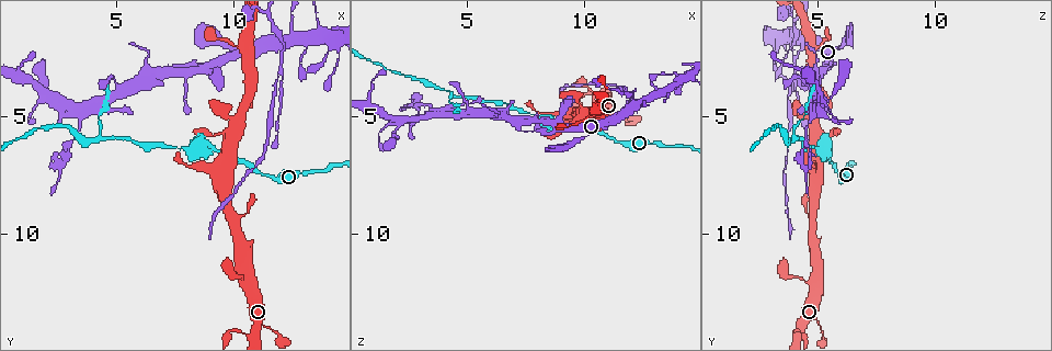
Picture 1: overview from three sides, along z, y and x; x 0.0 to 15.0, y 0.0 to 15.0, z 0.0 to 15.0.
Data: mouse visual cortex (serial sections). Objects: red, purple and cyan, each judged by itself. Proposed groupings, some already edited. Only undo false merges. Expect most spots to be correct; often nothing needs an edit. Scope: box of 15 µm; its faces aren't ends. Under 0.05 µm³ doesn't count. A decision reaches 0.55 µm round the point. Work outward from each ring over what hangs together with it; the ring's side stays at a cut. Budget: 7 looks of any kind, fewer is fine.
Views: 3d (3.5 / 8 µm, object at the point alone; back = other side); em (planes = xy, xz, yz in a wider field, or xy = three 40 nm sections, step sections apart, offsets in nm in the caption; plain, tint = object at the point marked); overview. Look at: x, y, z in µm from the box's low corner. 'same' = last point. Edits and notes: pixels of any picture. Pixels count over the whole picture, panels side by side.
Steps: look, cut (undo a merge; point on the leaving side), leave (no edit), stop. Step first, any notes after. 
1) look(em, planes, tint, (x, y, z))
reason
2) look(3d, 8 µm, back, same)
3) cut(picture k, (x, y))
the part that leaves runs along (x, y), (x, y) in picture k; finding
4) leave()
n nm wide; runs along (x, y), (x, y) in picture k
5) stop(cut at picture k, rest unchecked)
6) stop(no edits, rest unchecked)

look(3d, 3.5 µm, (8.6, 6.4, 5.4))
abrupt turn

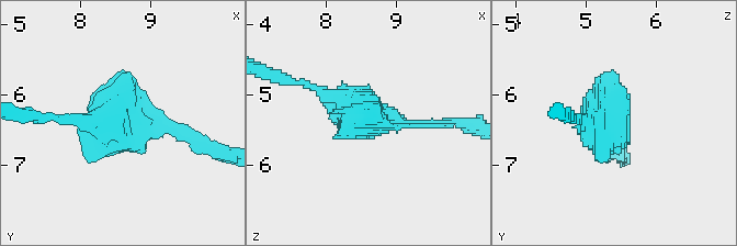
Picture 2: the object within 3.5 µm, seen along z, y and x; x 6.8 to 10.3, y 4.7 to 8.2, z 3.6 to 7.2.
look(em, xy, step 3, tint, (8.60, 6.40, 5.35))

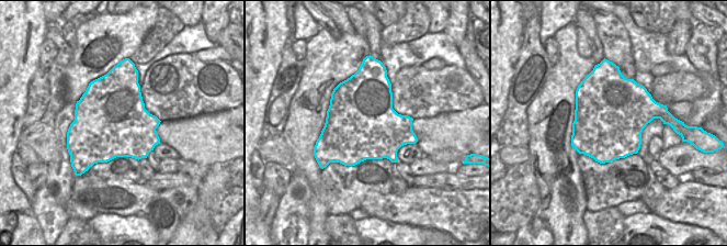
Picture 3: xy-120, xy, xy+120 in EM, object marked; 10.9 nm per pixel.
look(em, xy, step 2, tint, same)

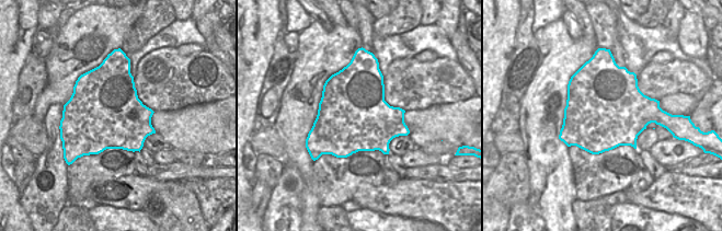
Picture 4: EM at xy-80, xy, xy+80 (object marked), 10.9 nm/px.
leave()
runs along (437, 124), (365, 119), (305, 85) in picture 2; all the same cell

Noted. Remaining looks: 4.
look(3d, 3.5 µm, (12.0, 3.0, 4.0))
side arm on a straight run

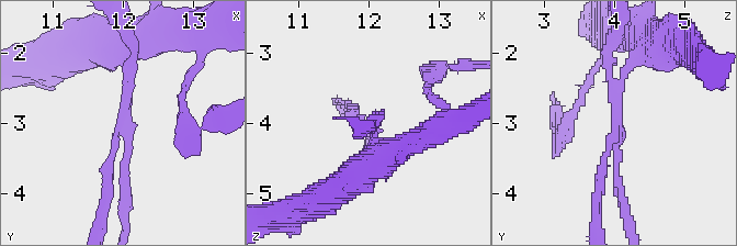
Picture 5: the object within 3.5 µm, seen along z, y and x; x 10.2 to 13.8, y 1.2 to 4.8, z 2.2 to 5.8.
look(em, planes, tint, (12.00, 3.00, 4.05))
3 arms; arms of 100, 150, 150 nm; now the EM

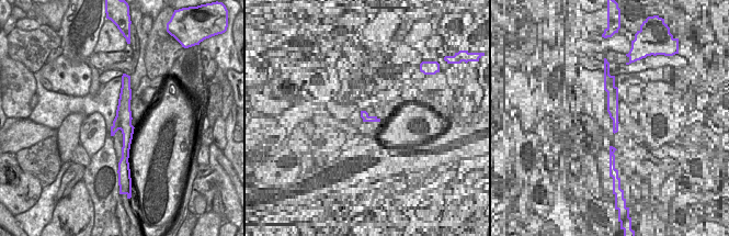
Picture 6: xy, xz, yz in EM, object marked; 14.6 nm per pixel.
cut(picture 5, (127, 134))
a second cell is stuck on

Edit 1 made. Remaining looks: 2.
look(3d, 3.5 µm, (4.5, 5.9, 4.2))
thick turns thin

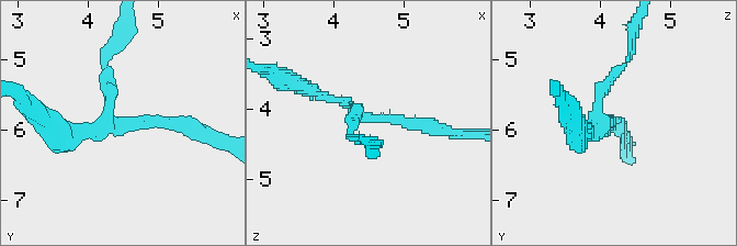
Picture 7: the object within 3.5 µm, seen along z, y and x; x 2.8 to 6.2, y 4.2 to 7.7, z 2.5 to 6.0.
look(em, xy, step 2, tint, (4.35, 5.90, 4.15))
3 arms; arms of 150, 150, 200 nm

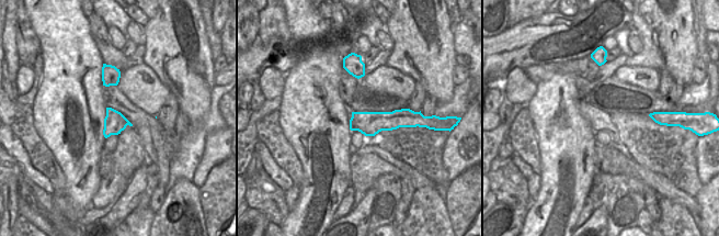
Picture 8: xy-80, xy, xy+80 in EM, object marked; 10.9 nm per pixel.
cut(picture 7, (611, 78))
the part that leaves runs along (598, 111), (601, 91), (632, 54), (632, 30) in picture 7; a second cell is stuck on

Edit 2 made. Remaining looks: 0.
stop(cut at picture 5, cut at picture 7, rest unchecked)

